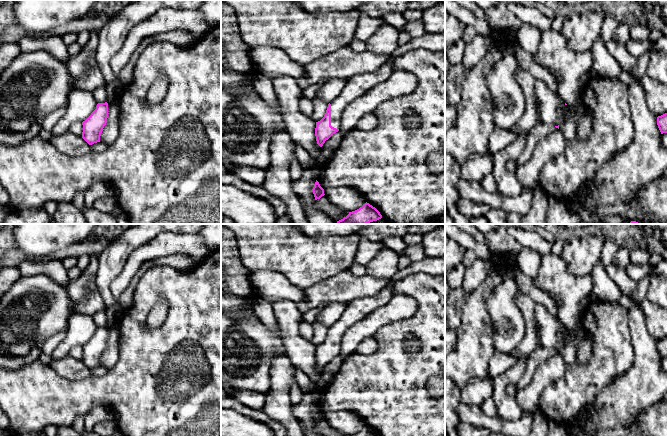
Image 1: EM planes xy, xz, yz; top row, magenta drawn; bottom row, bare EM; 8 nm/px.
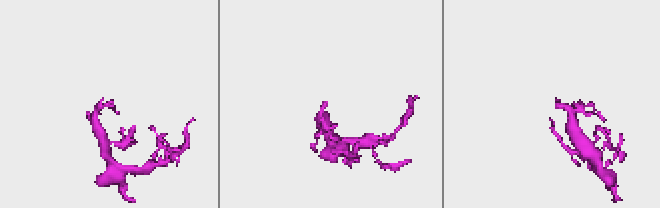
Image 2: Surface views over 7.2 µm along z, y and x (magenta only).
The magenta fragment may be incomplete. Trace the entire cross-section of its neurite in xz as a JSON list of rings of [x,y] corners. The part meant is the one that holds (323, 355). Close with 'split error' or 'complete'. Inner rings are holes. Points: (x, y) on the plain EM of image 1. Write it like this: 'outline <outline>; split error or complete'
outline [[[425,257],[421,261],[412,262],[406,268],[399,270],[389,284],[378,294],[355,299],[346,305],[341,318],[328,328],[324,341],[316,346],[315,360],[317,368],[322,371],[326,364],[340,353],[340,343],[345,331],[374,310],[385,306],[393,296],[393,283],[419,272],[430,275],[445,275],[444,257]]]; split error

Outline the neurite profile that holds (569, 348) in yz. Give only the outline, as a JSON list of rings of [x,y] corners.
[[[567,330],[563,333],[564,342],[559,348],[559,353],[563,356],[567,366],[573,365],[576,361],[576,355],[579,347],[575,332]]]

